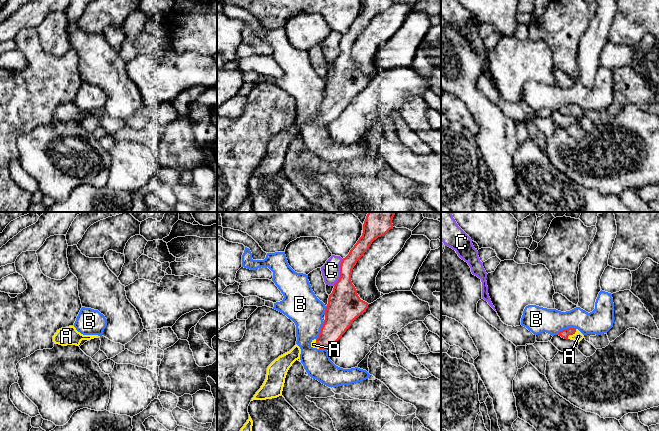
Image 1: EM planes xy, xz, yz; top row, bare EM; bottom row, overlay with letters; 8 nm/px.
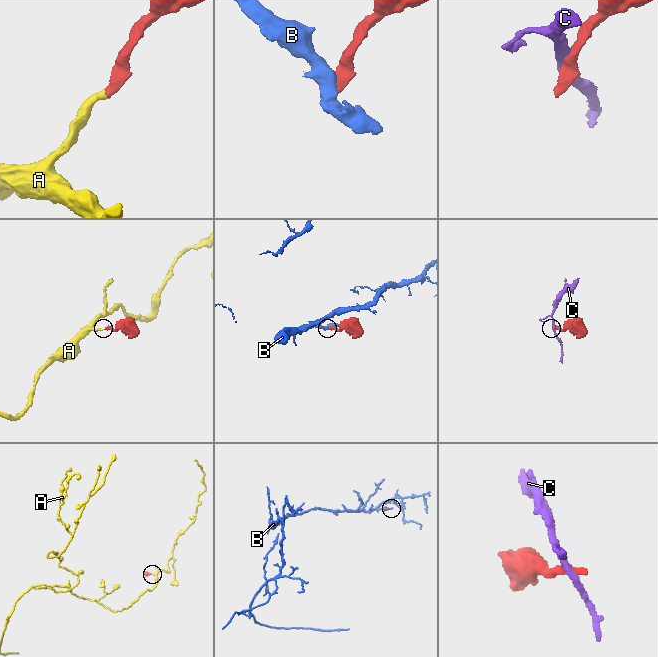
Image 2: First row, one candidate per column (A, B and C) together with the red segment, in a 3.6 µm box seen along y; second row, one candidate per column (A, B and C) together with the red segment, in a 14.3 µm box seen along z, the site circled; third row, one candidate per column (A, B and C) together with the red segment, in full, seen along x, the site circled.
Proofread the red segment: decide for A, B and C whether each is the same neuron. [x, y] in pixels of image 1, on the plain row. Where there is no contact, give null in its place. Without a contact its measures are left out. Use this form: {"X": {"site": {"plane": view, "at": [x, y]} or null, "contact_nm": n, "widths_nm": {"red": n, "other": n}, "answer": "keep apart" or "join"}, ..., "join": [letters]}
{"A": {"site": {"plane": "yz", "at": [571, 110]}, "contact_nm": 110, "widths_nm": {"red": 70, "other": 80}, "answer": "join"}, "B": {"site": {"plane": "yz", "at": [565, 105]}, "contact_nm": 170, "widths_nm": {"red": 70, "other": 220}, "answer": "keep apart"}, "C": {"site": {"plane": "xz", "at": [340, 48]}, "contact_nm": 220, "widths_nm": {"red": 260, "other": 140}, "answer": "keep apart"}, "join": ["A"]}

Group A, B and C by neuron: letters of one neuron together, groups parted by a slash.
A / B / C

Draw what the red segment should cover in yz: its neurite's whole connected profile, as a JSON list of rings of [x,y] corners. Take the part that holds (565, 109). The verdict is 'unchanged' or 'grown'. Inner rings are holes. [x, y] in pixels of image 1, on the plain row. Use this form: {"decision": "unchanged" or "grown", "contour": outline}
{"decision": "grown", "contour": [[[575,104],[564,105],[560,107],[557,111],[561,112],[564,115],[571,115],[577,118],[580,118],[584,114],[584,111]]]}

